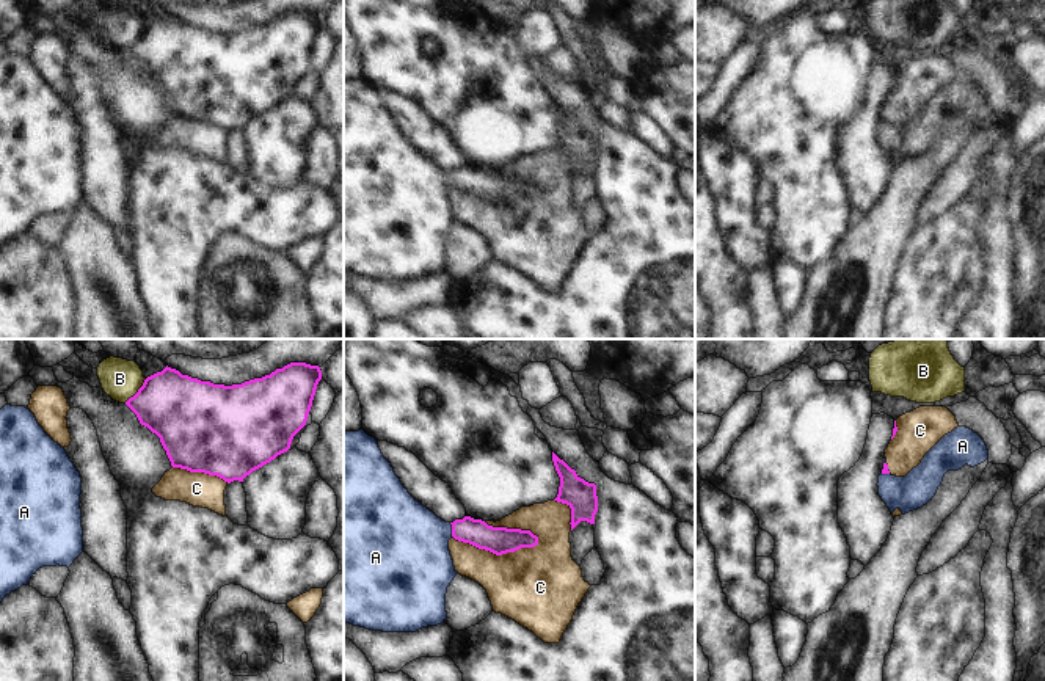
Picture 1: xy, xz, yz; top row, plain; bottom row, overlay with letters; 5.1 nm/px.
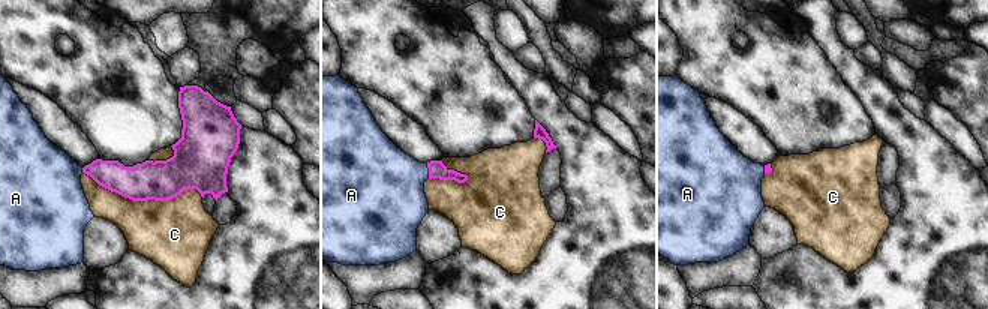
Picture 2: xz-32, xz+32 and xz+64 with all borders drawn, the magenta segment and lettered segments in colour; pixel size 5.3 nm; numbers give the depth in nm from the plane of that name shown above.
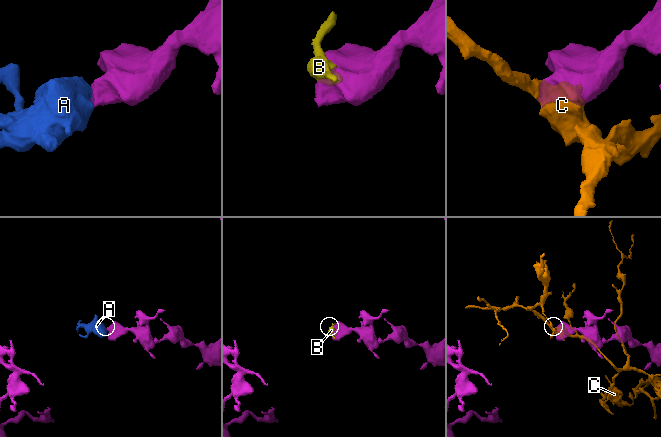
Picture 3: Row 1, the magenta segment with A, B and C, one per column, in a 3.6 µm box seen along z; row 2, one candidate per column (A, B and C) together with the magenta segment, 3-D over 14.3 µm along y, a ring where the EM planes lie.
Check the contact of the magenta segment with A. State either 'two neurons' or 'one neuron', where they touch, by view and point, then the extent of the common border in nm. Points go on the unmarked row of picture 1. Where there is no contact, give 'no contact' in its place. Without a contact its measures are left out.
one neuron; meets magenta in xz at (452, 178); contact 70 nm long

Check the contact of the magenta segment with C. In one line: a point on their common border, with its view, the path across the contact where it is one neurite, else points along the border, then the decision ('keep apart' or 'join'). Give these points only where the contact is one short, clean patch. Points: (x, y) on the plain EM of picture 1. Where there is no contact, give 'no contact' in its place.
meets magenta in xz at (496, 203); keep apart

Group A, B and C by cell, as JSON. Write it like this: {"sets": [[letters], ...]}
{"sets": [["A"], ["B"], ["C"]]}

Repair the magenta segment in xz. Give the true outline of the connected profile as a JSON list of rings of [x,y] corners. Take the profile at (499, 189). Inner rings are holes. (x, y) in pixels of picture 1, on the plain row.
[[[362,77],[344,82],[344,271],[370,279],[416,281],[446,270],[446,242],[457,224],[449,199],[452,185],[496,204],[538,193],[530,179],[493,176],[471,165],[442,169],[408,141],[375,86]]]

